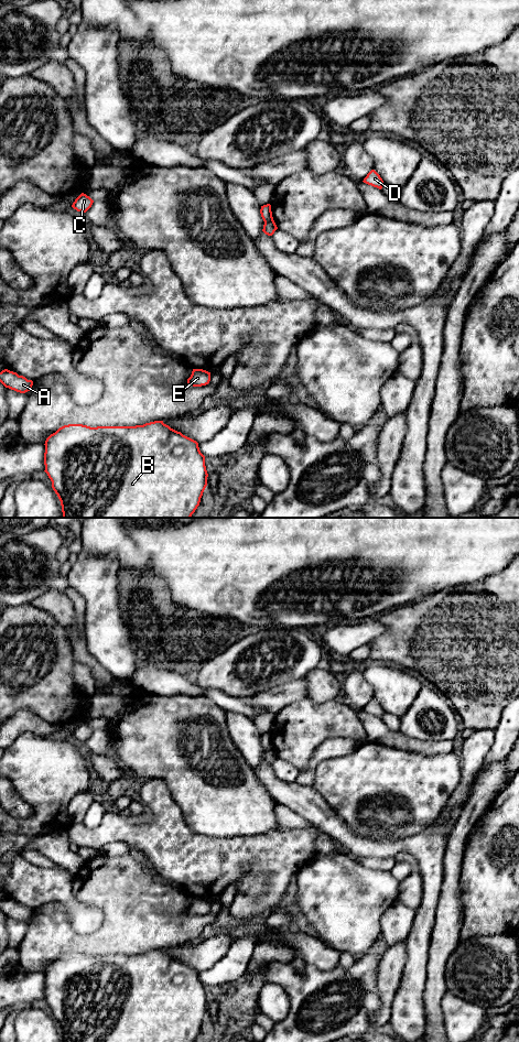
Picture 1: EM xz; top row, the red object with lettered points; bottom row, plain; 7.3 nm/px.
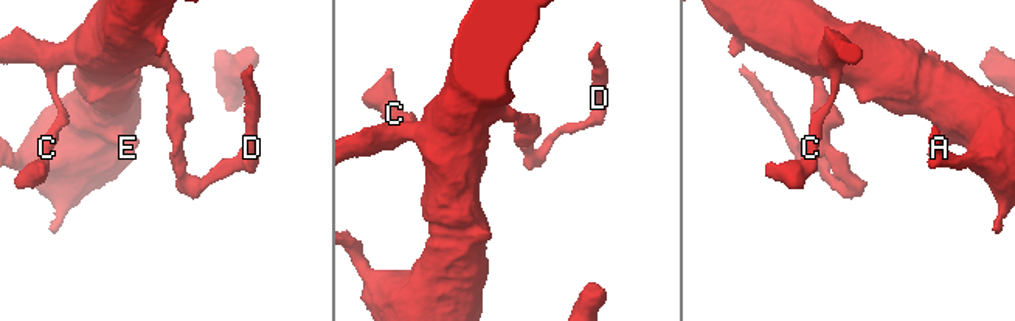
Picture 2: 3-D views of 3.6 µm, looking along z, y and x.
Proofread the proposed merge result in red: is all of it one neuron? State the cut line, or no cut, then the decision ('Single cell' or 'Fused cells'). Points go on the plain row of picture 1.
Split along xz (273, 750), (265, 752). Fused cells

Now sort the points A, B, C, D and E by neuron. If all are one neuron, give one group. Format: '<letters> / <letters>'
A B C E / D

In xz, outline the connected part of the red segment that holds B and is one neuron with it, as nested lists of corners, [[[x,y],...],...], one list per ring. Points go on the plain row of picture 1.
[[[154,949],[136,955],[97,955],[68,953],[60,956],[45,969],[45,1001],[52,1010],[52,1017],[57,1023],[63,1042],[194,1042],[207,1014],[205,985],[201,981],[198,972],[181,960],[171,957],[163,949]]]

